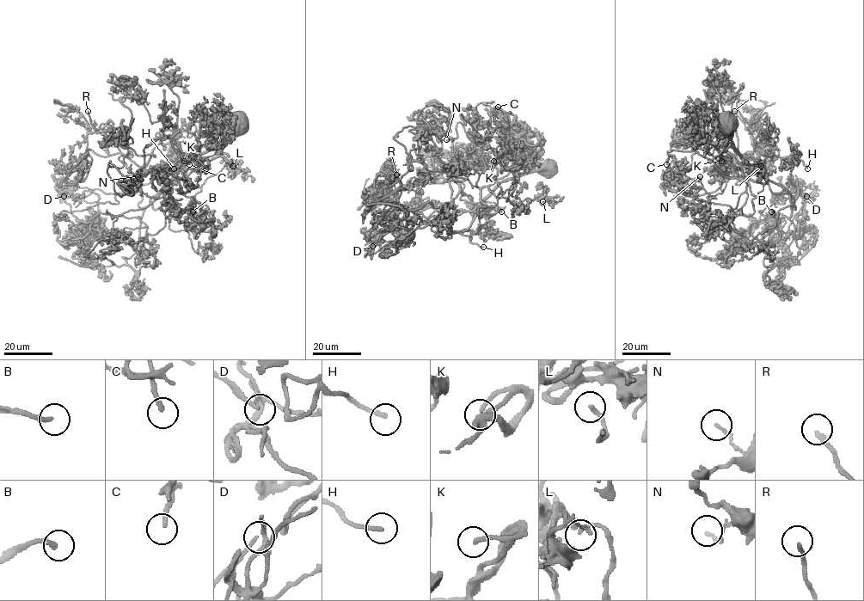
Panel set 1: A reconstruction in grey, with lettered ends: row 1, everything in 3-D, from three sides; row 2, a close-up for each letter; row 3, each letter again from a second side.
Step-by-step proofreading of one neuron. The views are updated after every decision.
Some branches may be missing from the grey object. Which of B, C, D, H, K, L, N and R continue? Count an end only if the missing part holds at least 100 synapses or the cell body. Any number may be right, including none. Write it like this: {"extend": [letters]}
{"extend": ["B", "R"]}

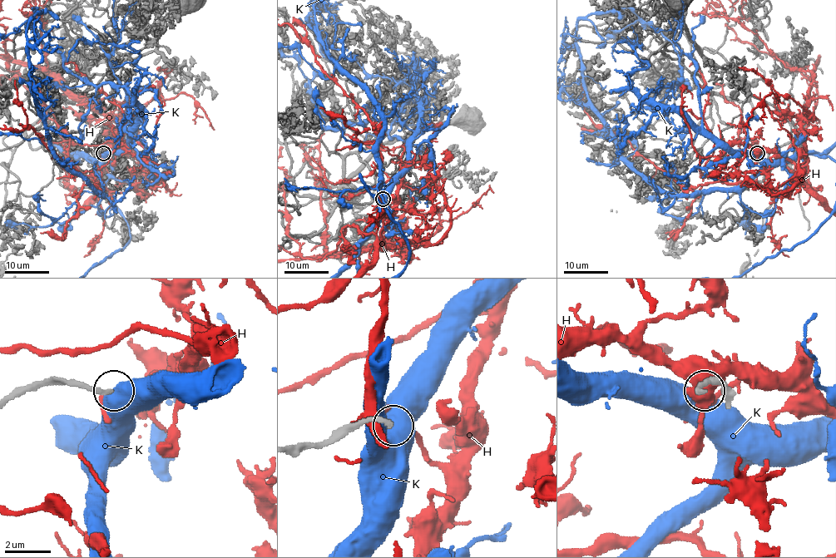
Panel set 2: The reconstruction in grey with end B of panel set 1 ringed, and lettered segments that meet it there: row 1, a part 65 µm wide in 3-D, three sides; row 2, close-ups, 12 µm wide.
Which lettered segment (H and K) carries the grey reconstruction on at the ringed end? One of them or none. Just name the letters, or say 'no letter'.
no letter

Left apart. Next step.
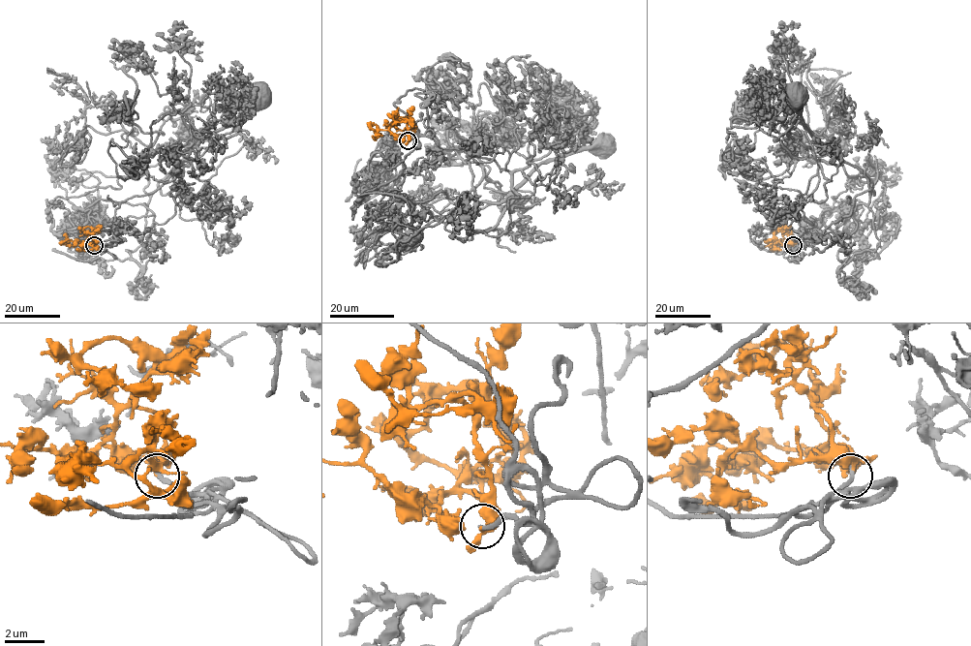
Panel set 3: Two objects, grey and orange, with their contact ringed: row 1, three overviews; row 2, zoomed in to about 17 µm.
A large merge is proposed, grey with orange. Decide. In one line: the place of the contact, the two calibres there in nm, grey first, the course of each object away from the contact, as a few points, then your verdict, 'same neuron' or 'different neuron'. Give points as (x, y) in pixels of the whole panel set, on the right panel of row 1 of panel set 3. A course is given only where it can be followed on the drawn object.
place (793, 245); calibres 240 and 130 nm; course grey (793, 246), (768, 251), (748, 230), (770, 233), (817, 172), (819, 159), (786, 133), (798, 113), (799, 95); course orange (793, 246), (788, 236), (789, 241), (784, 242), (792, 233); same neuron

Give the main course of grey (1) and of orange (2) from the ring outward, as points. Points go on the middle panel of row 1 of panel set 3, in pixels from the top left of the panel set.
1: (409, 140), (410, 118), (394, 104), (414, 88), (440, 148), (501, 169), (525, 169), (578, 133), (603, 147)
2: (409, 140), (406, 135), (394, 137), (387, 130), (379, 130), (374, 138)

